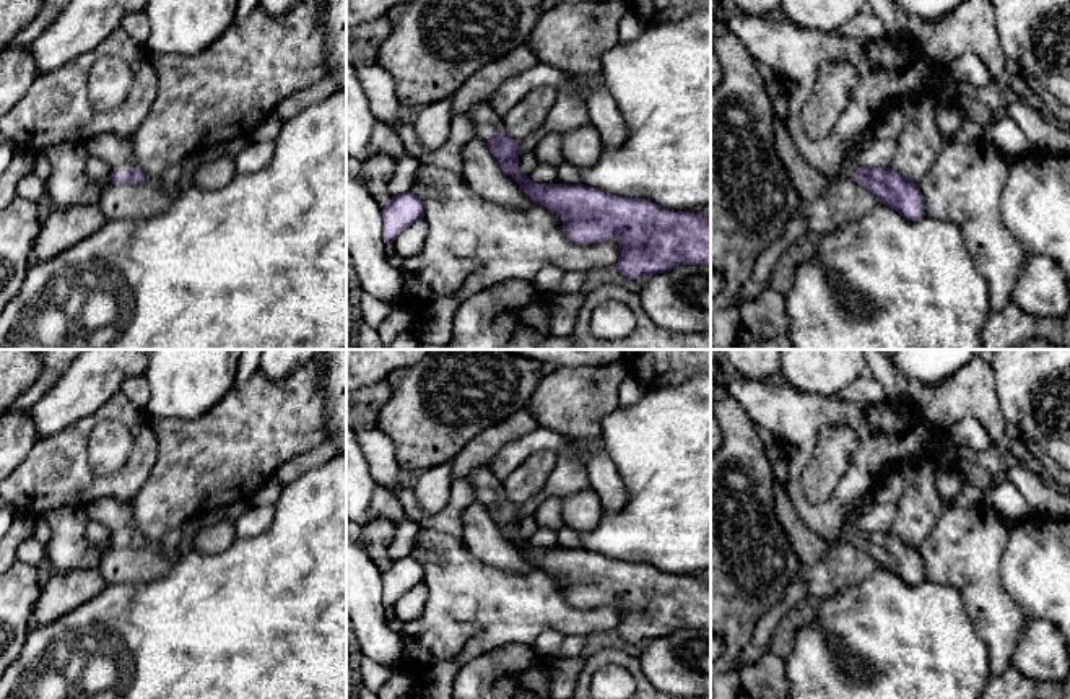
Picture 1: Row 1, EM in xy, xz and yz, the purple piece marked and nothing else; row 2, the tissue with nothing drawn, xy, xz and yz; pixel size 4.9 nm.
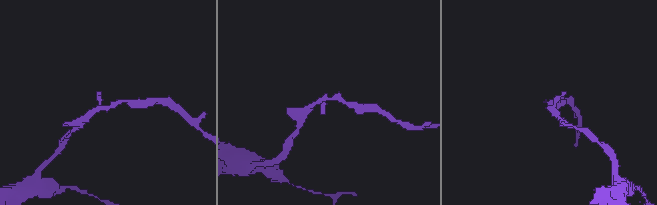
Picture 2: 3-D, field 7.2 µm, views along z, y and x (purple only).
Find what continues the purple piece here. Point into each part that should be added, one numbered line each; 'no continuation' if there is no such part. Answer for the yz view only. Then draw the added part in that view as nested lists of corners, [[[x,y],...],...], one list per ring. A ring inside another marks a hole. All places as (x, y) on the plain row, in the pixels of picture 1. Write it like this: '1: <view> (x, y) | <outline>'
1: yz (849, 530) | [[[844,522],[841,533],[839,533],[839,540],[852,543],[852,540],[859,535],[859,532],[860,528],[857,523]]]

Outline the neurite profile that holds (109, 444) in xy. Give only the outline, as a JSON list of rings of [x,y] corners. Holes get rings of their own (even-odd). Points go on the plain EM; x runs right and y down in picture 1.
[[[114,419],[94,426],[88,441],[88,463],[96,473],[114,473],[130,455],[133,439],[130,429]]]

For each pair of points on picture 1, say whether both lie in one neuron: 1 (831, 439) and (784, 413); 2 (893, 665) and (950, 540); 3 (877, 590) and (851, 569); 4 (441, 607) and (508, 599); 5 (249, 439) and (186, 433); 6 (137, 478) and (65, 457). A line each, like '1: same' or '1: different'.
1: different
2: different
3: different
4: same
5: same
6: same

